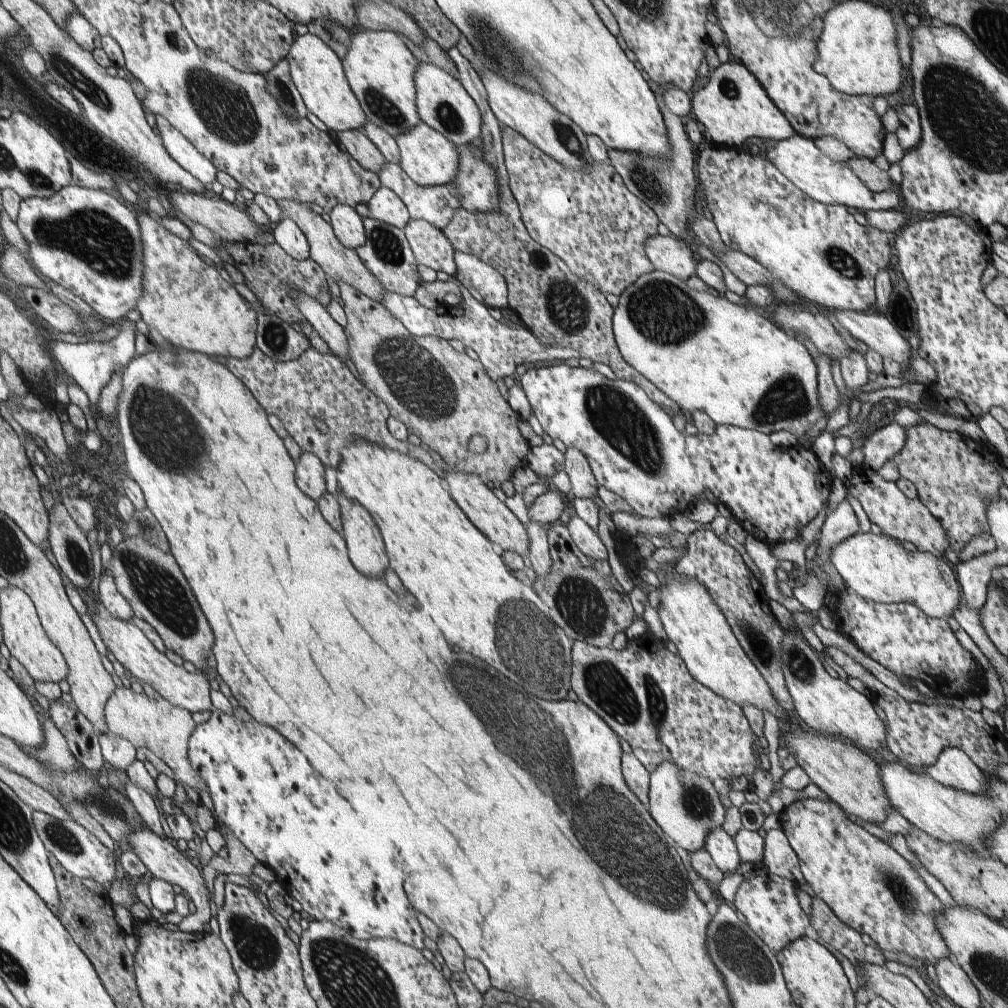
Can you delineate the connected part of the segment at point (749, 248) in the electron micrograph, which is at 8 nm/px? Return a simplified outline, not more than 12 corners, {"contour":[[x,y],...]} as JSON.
{"contour":[[712,145],[698,180],[727,248],[819,310],[866,312],[892,235]]}

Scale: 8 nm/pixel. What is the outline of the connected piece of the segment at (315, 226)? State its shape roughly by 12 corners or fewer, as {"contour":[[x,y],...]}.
{"contour":[[276,200],[335,283],[382,300],[384,284],[309,203]]}

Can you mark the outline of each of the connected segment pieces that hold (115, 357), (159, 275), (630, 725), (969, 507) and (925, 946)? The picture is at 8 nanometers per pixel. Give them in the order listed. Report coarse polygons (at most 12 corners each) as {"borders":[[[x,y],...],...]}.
{"borders":[[[126,318],[110,340],[52,339],[57,369],[96,408],[114,372],[137,356],[136,326]],[[138,212],[150,330],[248,358],[258,313],[188,240]],[[652,634],[574,640],[571,688],[648,773],[753,791],[744,709]],[[951,424],[890,458],[954,552],[991,533],[1001,460]],[[833,801],[778,818],[806,883],[883,953],[952,958],[944,905]]]}

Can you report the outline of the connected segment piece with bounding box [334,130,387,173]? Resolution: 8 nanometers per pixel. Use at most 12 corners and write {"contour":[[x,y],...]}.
{"contour":[[362,130],[334,132],[338,142],[371,172],[386,158]]}

